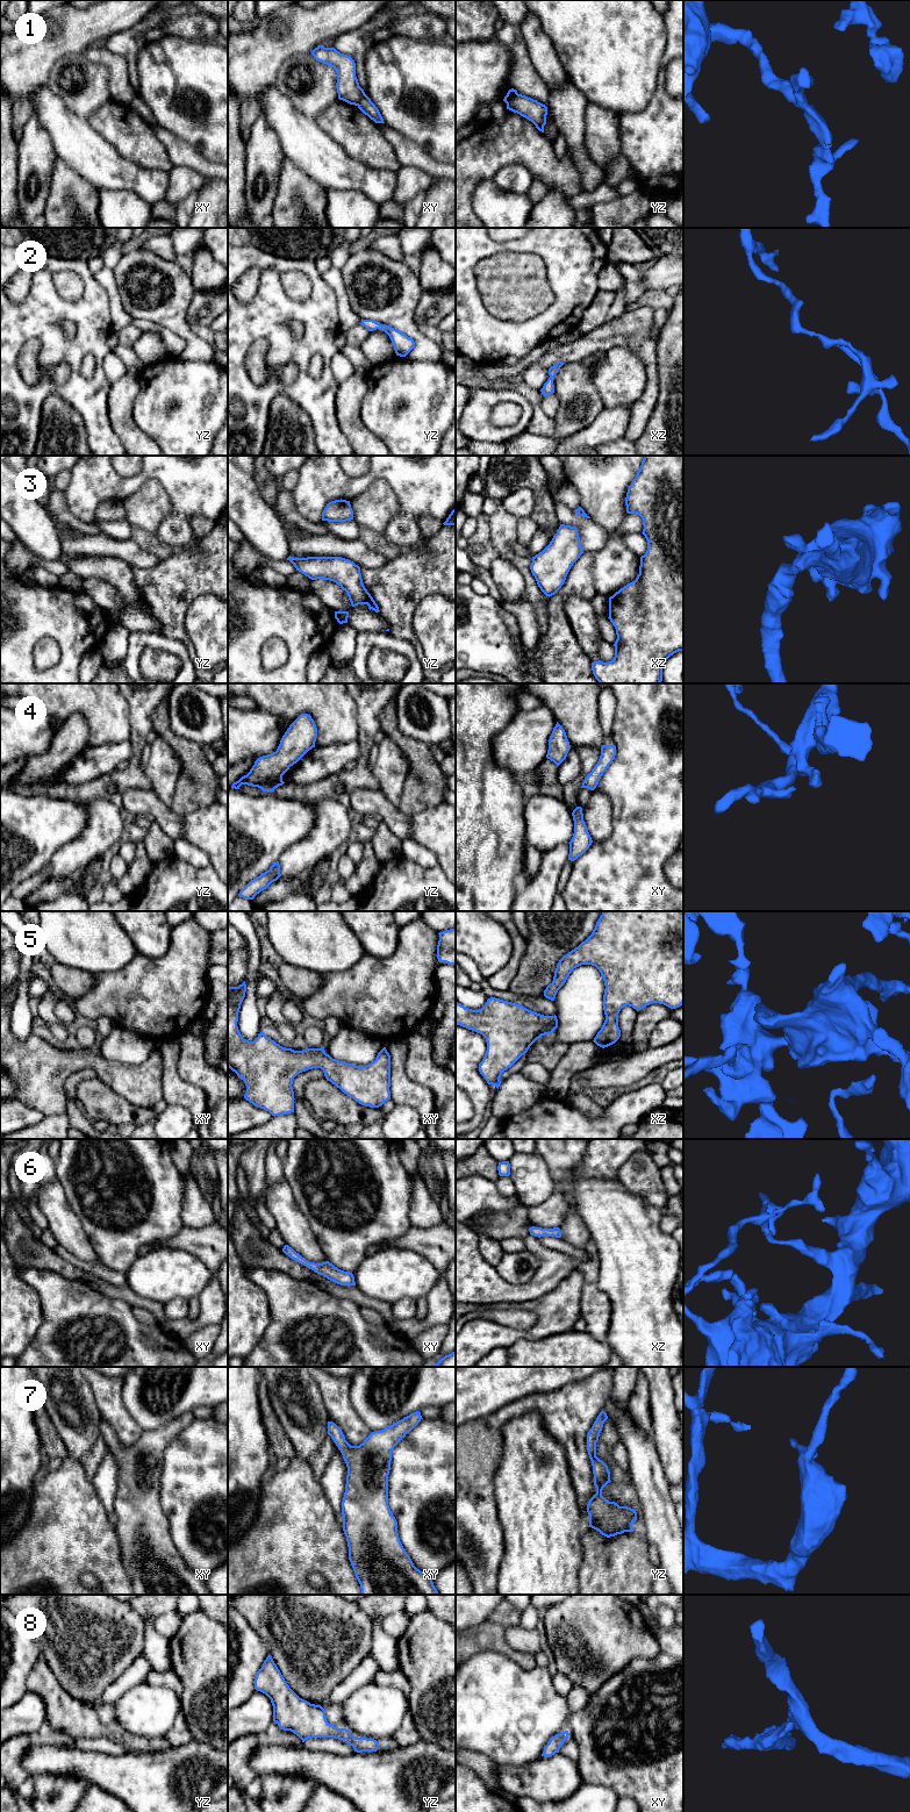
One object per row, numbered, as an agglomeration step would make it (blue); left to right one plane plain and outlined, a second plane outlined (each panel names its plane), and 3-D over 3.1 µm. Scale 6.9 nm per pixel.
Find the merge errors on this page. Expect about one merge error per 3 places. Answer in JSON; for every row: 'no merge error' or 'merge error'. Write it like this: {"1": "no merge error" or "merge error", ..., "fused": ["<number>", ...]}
{"1": "merge error", "2": "no merge error", "3": "no merge error", "4": "no merge error", "5": "no merge error", "6": "no merge error", "7": "no merge error", "8": "no merge error", "fused": ["1"]}

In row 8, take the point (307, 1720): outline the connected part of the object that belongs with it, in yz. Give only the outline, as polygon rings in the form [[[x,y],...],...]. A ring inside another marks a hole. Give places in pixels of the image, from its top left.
[[[271,1655],[266,1657],[261,1668],[258,1670],[255,1678],[255,1689],[265,1693],[273,1705],[273,1721],[284,1731],[291,1731],[296,1734],[302,1742],[313,1738],[335,1738],[345,1740],[347,1745],[352,1746],[354,1752],[377,1752],[379,1742],[374,1739],[356,1738],[346,1728],[337,1728],[329,1724],[325,1718],[325,1710],[321,1705],[310,1704],[300,1698],[287,1684],[280,1670],[274,1663]]]

